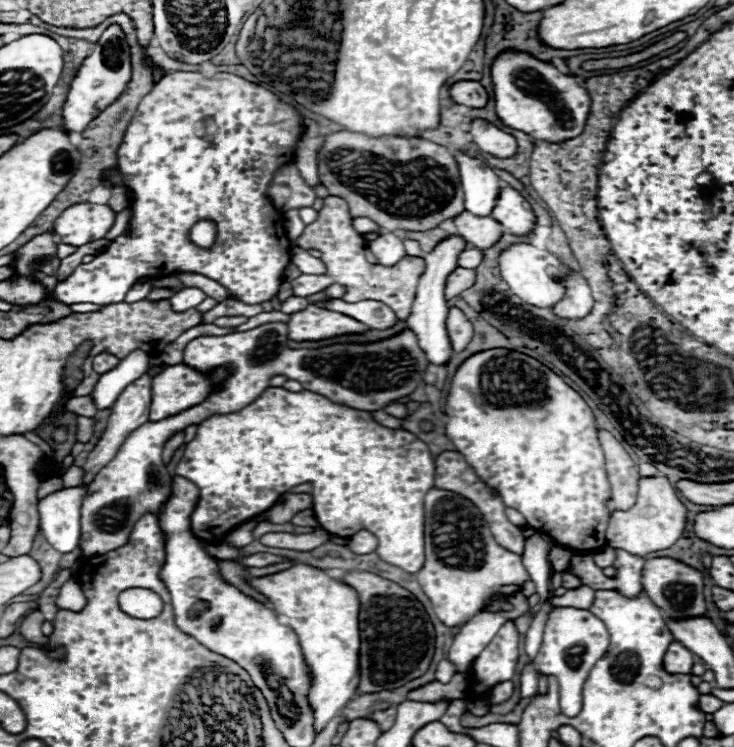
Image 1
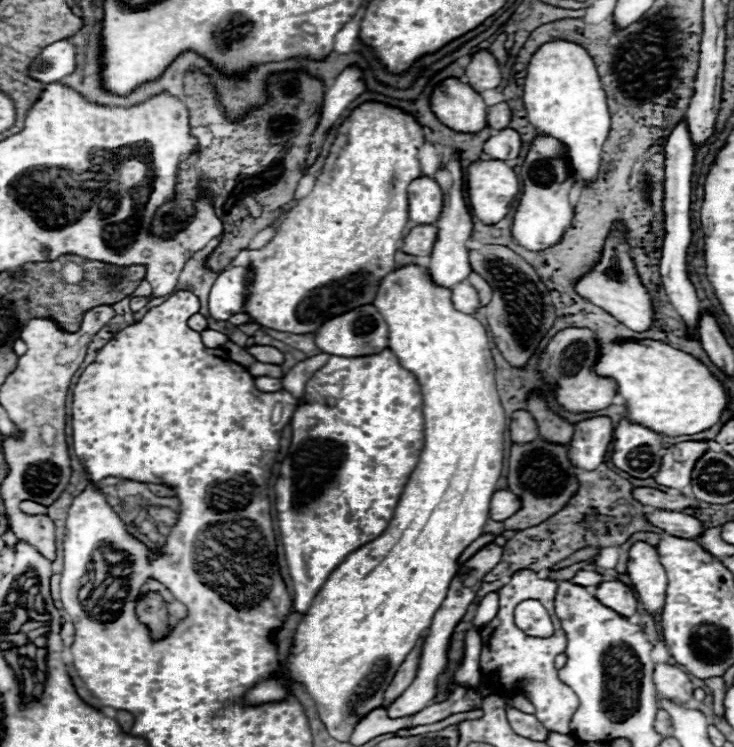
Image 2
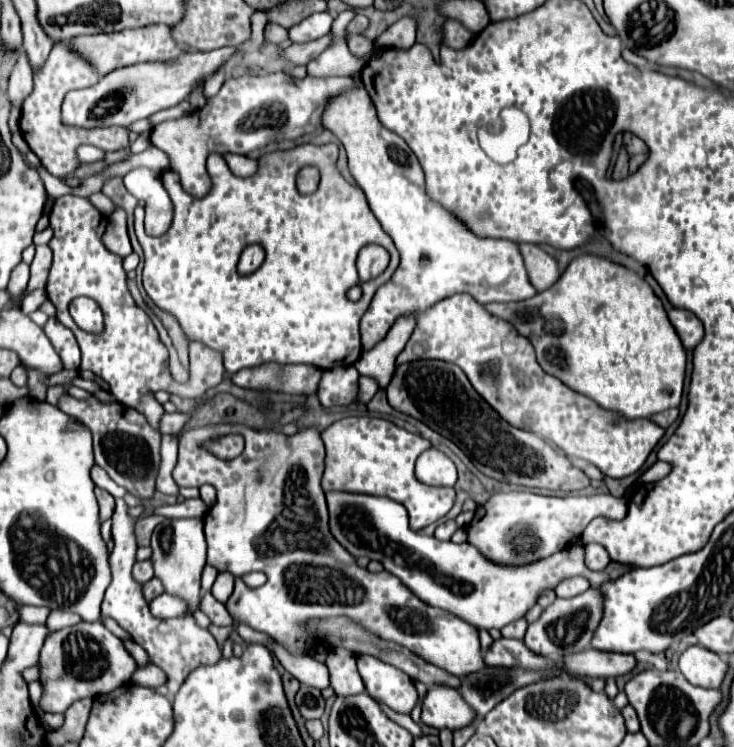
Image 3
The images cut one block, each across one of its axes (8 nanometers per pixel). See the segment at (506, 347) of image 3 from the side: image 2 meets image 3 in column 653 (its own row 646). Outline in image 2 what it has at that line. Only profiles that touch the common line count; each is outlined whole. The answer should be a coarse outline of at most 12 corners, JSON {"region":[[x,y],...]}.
{"region":[[490,542],[466,560],[422,644],[416,680],[388,708],[414,716],[438,694],[454,628],[502,556]]}

